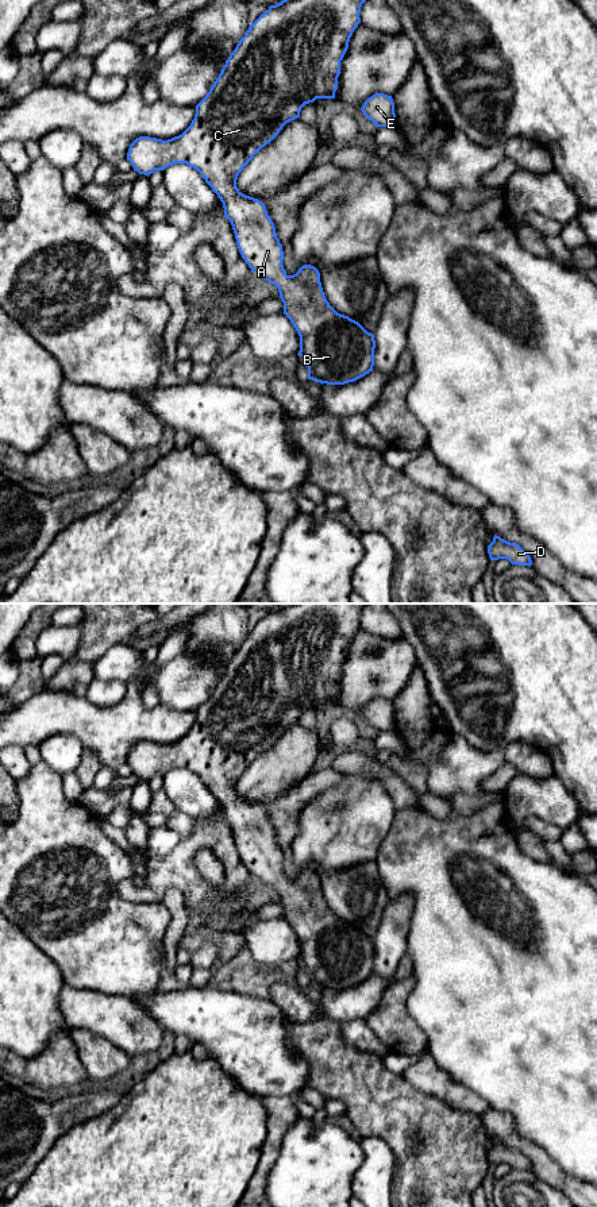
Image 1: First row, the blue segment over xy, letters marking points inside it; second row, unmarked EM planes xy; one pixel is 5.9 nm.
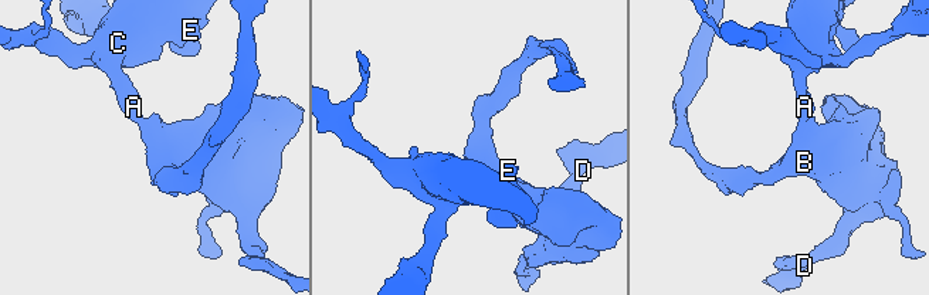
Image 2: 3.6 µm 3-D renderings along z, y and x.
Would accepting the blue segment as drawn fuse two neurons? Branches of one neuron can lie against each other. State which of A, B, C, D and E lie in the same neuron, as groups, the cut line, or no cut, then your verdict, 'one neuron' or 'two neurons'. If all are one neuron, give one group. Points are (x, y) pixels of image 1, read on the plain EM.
A B C D E | no cut | one neuron

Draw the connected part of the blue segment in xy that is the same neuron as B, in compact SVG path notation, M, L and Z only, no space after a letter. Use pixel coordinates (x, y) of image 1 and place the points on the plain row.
M284 604L270 610L239 645L207 701L196 710L190 730L167 745L139 741L128 753L127 766L135 776L150 780L174 768L196 774L217 799L224 822L232 830L239 857L251 876L277 891L284 919L300 941L300 956L308 972L308 984L344 990L354 987L374 971L374 940L358 926L338 918L327 906L320 878L304 869L293 880L284 871L284 856L266 811L243 799L236 784L243 772L282 732L300 722L305 709L316 703L335 703L340 666L350 643L361 628L359 617L367 604Z

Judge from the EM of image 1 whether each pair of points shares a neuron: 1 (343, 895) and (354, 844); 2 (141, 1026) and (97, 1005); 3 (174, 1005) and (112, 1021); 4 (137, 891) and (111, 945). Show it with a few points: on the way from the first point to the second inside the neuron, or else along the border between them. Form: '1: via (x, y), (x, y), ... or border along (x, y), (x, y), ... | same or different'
1: border along (374, 860), (332, 871), (323, 871), (318, 866) | different
2: via (130, 1026), (108, 1015) | same
3: border along (137, 1003), (165, 1030) | different
4: border along (115, 889), (126, 899), (162, 905) | different

